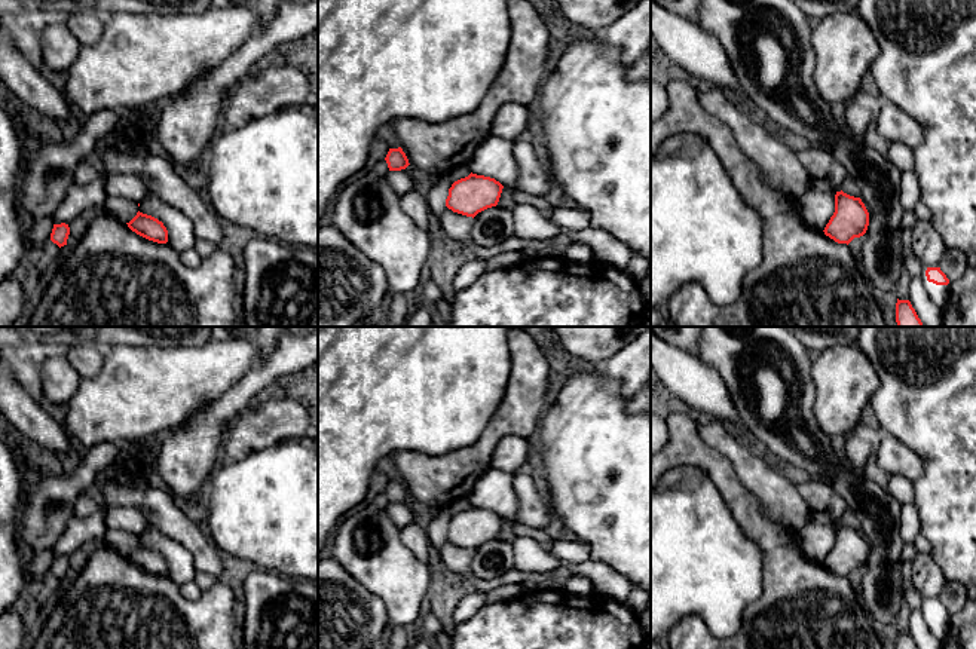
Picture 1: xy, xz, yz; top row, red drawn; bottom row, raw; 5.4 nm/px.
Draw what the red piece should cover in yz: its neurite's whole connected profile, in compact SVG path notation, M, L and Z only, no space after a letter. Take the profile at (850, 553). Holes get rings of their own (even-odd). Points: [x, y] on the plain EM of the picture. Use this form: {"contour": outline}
{"contour": "M836 524L835 545L824 560L824 567L838 576L850 576L866 566L869 545L860 530Z"}

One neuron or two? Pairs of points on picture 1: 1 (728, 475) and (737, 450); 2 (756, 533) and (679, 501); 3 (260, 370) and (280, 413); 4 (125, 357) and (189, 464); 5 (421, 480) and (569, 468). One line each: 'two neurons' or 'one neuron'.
1: two neurons
2: two neurons
3: two neurons
4: two neurons
5: two neurons

